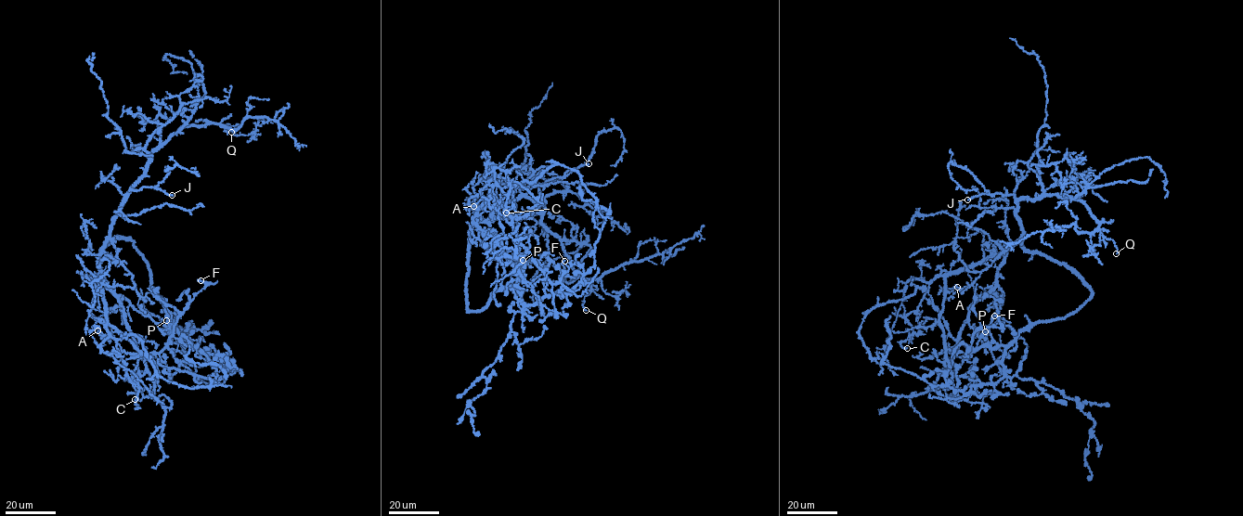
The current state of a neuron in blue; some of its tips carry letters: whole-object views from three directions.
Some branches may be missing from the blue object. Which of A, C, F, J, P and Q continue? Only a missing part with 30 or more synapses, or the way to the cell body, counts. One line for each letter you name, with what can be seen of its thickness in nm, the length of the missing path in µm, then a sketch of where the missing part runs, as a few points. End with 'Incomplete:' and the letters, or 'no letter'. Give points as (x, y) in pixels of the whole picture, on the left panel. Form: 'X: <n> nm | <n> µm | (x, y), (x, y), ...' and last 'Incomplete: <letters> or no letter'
Incomplete: no letter

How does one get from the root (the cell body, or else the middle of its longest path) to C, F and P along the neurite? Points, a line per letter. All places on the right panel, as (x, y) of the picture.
C: (1008, 251), (953, 272), (940, 274), (932, 281), (917, 309), (906, 316), (912, 331), (899, 344), (907, 348)
F: (1008, 251), (996, 280), (1002, 305), (986, 332), (986, 343), (974, 349), (976, 329), (1002, 327), (994, 316)
P: (1008, 251), (996, 280), (1003, 294), (1002, 305), (977, 335), (982, 337), (985, 331)

